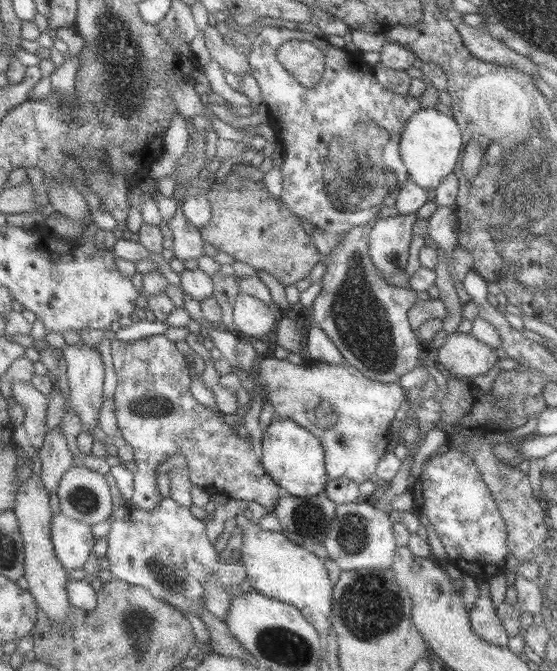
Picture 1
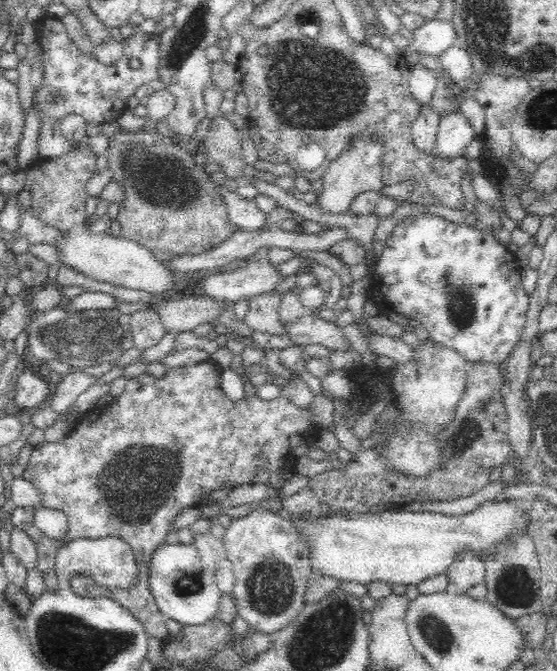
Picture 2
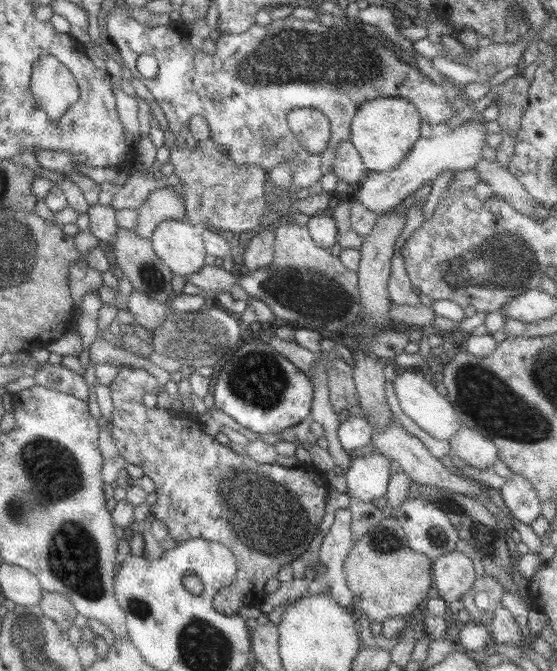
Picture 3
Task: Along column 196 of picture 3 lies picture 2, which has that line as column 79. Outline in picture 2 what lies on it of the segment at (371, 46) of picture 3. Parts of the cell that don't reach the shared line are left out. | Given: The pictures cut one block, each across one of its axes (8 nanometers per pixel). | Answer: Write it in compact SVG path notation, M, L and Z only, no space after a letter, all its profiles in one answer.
M46 15L35 23L35 32L37 43L43 52L43 71L37 80L38 88L35 91L33 104L38 110L40 116L40 133L37 140L37 152L39 159L56 159L66 155L70 150L76 148L73 140L68 140L62 135L60 124L66 116L81 116L87 124L102 125L103 123L118 118L128 109L127 100L135 93L136 89L142 84L160 80L160 71L158 71L159 62L159 42L156 36L145 34L137 29L136 33L126 40L122 40L120 45L121 56L118 56L116 63L101 63L96 57L82 56L75 45L71 44L64 24L60 19Z

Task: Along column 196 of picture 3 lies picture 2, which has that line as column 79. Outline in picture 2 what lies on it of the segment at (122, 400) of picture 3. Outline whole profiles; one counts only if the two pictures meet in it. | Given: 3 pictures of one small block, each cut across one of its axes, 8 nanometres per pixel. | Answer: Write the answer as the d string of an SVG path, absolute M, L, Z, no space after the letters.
M209 359L202 364L168 369L161 378L144 373L128 379L124 392L114 398L114 402L105 407L106 410L102 410L100 416L86 428L74 429L72 434L67 434L60 442L42 442L32 450L22 477L35 486L40 498L39 507L62 510L68 519L68 534L60 540L50 540L34 526L34 508L17 507L12 512L14 526L26 531L36 543L35 568L40 570L46 588L57 587L55 558L59 547L66 542L78 538L120 538L130 545L137 570L135 583L127 589L108 589L88 577L88 594L110 594L110 598L128 609L142 623L148 635L155 636L161 643L169 641L170 633L166 629L166 620L145 585L144 572L149 563L149 554L158 545L167 542L174 518L185 508L199 506L204 493L218 488L222 483L242 485L254 482L252 474L258 455L266 457L269 477L265 484L270 488L282 490L282 474L290 470L296 472L296 461L290 452L290 438L299 436L304 441L310 441L320 431L313 422L315 406L302 408L282 396L266 401L256 392L248 398L244 396L234 402L222 390L220 372L222 370L214 364L214 359Z

